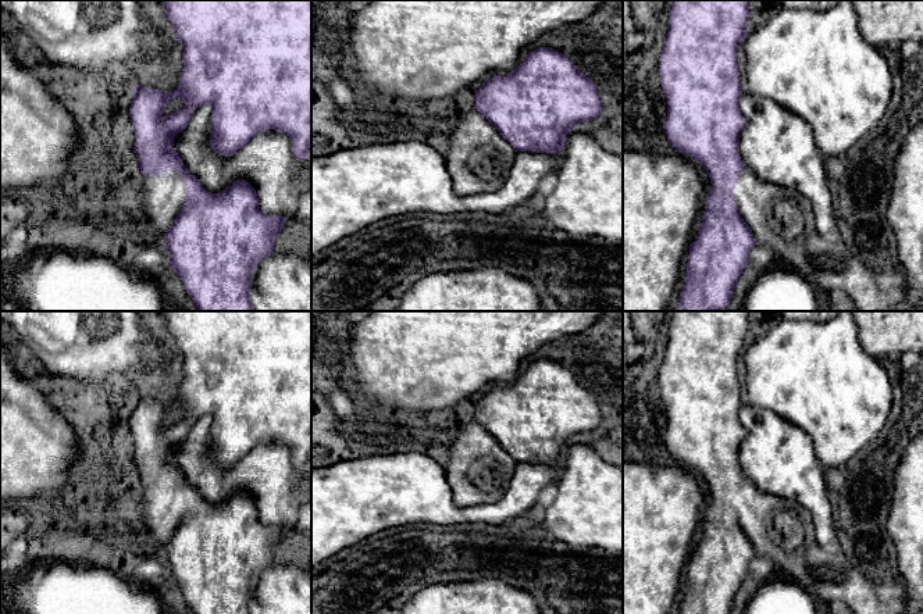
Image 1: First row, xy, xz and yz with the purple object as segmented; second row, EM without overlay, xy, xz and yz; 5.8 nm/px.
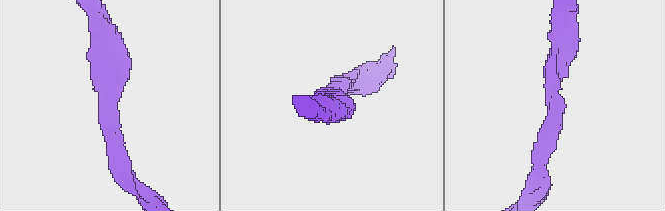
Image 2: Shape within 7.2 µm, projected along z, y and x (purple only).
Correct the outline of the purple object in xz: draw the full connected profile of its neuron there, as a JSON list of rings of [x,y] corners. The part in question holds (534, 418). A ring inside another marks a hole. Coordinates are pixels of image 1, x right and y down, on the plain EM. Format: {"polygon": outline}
{"polygon": [[[550,358],[530,363],[507,388],[484,390],[474,408],[475,420],[448,449],[445,472],[459,507],[498,501],[507,490],[517,463],[557,464],[573,436],[592,432],[602,421],[594,393]]]}

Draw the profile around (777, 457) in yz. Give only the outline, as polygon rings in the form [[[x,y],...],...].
[[[752,404],[741,407],[740,421],[745,429],[745,438],[740,445],[742,475],[765,493],[798,501],[812,517],[817,545],[826,549],[834,547],[838,531],[834,524],[823,467],[817,460],[812,439],[774,411]]]

